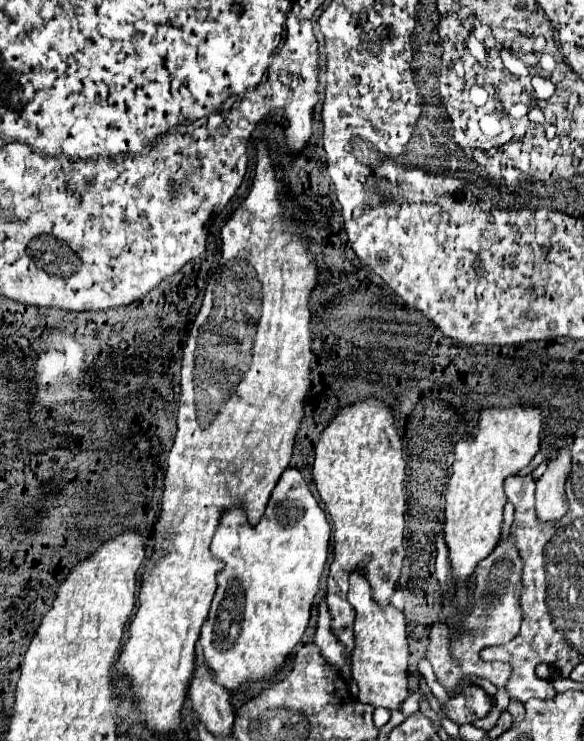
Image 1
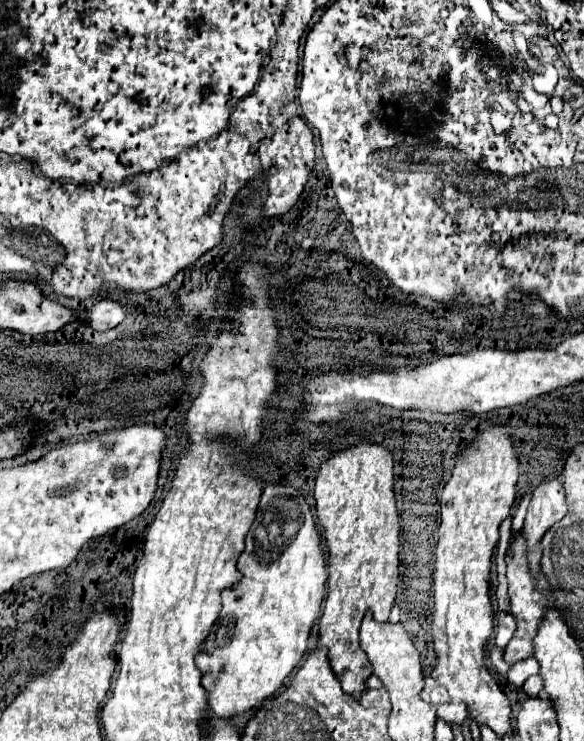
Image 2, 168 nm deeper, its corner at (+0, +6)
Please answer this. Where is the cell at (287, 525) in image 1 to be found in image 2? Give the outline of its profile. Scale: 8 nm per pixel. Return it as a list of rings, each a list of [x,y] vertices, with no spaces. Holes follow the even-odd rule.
[[[266,486],[262,492],[262,504],[258,504],[254,524],[246,536],[246,548],[238,558],[238,570],[242,580],[222,592],[222,610],[206,638],[204,652],[198,654],[198,668],[204,672],[202,686],[208,692],[210,710],[222,718],[230,720],[238,714],[244,714],[256,708],[268,696],[274,696],[300,664],[310,628],[320,614],[324,584],[326,584],[326,566],[322,540],[314,524],[310,504],[300,496],[292,486]]]

